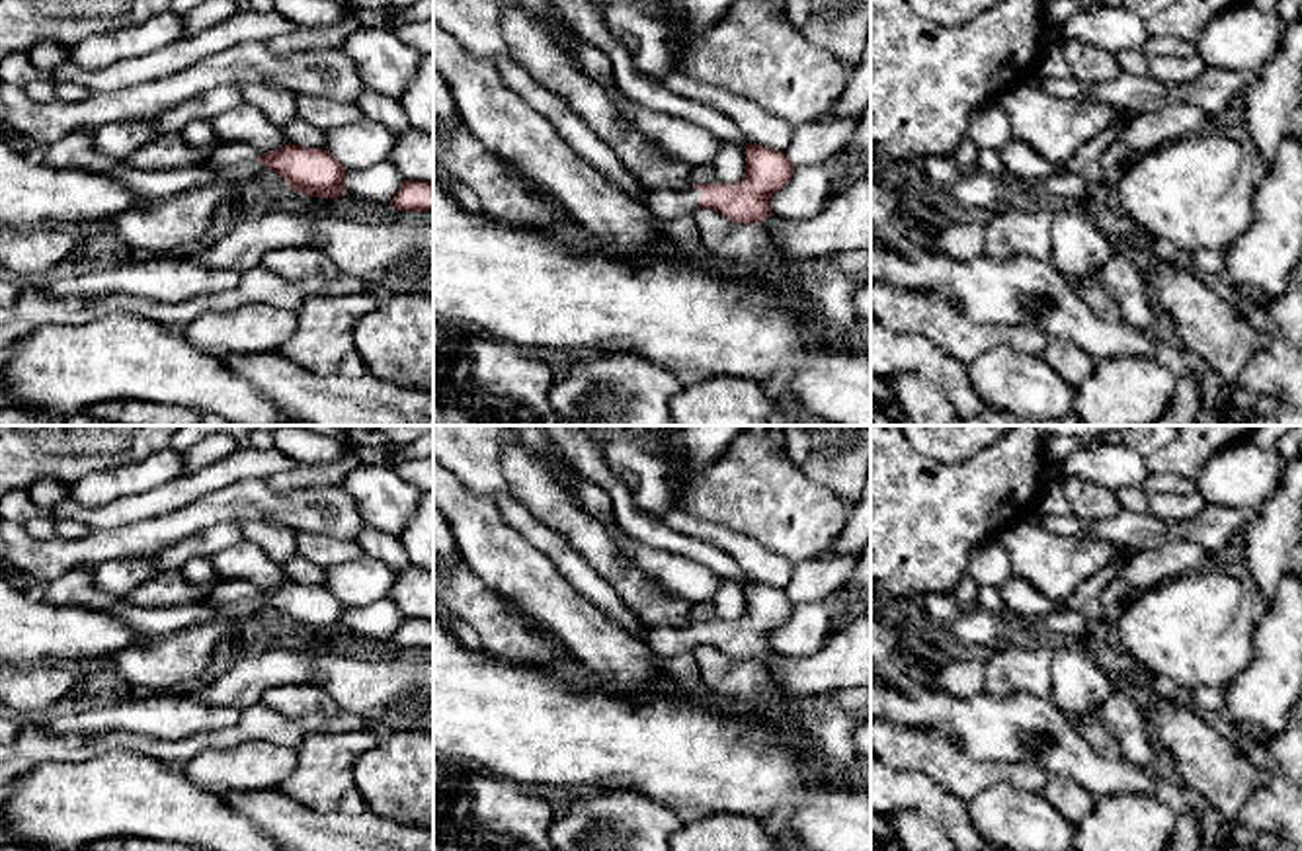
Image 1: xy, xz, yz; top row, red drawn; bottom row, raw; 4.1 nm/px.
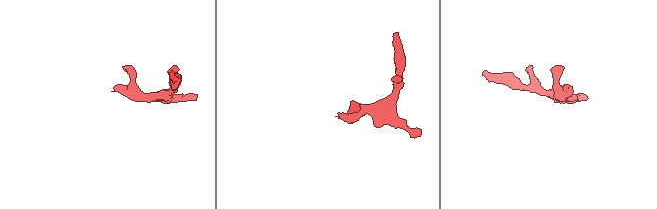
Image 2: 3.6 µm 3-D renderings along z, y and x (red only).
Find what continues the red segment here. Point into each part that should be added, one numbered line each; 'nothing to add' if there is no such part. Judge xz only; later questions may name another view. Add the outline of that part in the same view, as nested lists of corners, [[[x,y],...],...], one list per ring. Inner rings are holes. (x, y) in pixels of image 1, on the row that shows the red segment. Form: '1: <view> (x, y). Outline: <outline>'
1: xz (662, 202). Outline: [[[638,178],[636,182],[642,195],[642,203],[656,219],[671,221],[685,217],[697,209],[703,197],[701,189],[697,187],[675,189],[666,185],[646,185]]]

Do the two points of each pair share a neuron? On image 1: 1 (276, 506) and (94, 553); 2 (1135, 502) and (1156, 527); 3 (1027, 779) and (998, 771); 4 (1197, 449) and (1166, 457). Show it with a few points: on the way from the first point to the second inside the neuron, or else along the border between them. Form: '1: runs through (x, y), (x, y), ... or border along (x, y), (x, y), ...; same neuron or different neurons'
1: runs through (231, 506), (217, 506), (139, 541); same neuron
2: border along (1121, 508), (1146, 512); different neurons
3: runs through (1019, 775), (1006, 771); same neuron
4: runs through (1189, 453), (1174, 457); same neuron

